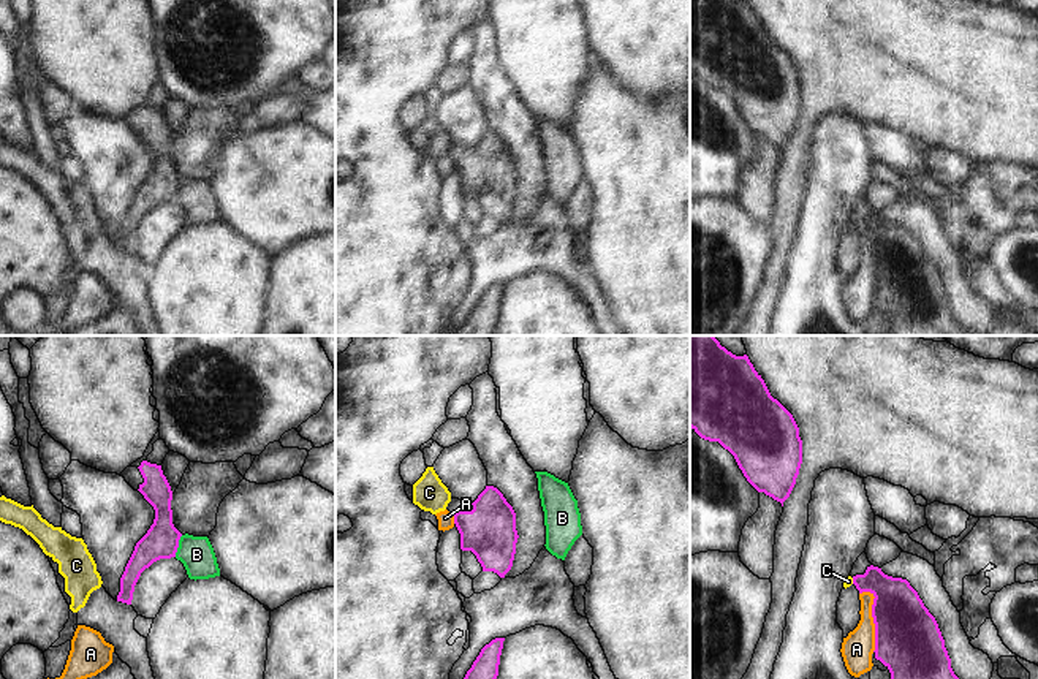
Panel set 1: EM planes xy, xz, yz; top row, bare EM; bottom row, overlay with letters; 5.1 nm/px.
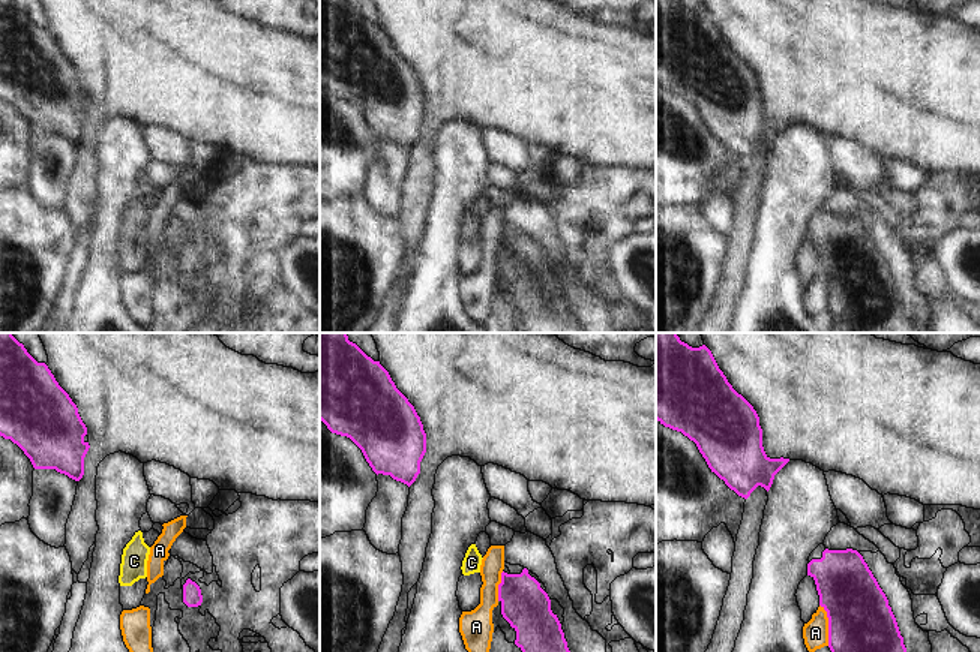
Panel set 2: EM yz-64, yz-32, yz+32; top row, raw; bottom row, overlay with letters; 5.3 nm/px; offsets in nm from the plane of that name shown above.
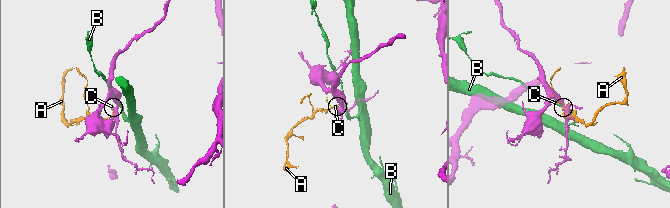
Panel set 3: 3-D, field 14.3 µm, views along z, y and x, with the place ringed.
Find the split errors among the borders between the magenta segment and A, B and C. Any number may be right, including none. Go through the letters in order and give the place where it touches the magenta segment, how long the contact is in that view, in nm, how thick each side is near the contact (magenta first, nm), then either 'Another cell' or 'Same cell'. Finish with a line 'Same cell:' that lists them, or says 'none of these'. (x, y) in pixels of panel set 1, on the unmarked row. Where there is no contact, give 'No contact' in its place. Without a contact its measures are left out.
A: Touches magenta at yz (874, 265). Shared border 320 nm. Thickness 340 nm (magenta) against 160 nm. Another cell
B: Touches magenta at xy (178, 192). Shared border 120 nm. Thickness 180 nm (magenta) against 170 nm. Another cell
C: Touches magenta at yz (853, 227). Shared border 30 nm. Thickness 240 nm (magenta) against 40 nm. Another cell
Same cell: none of these

